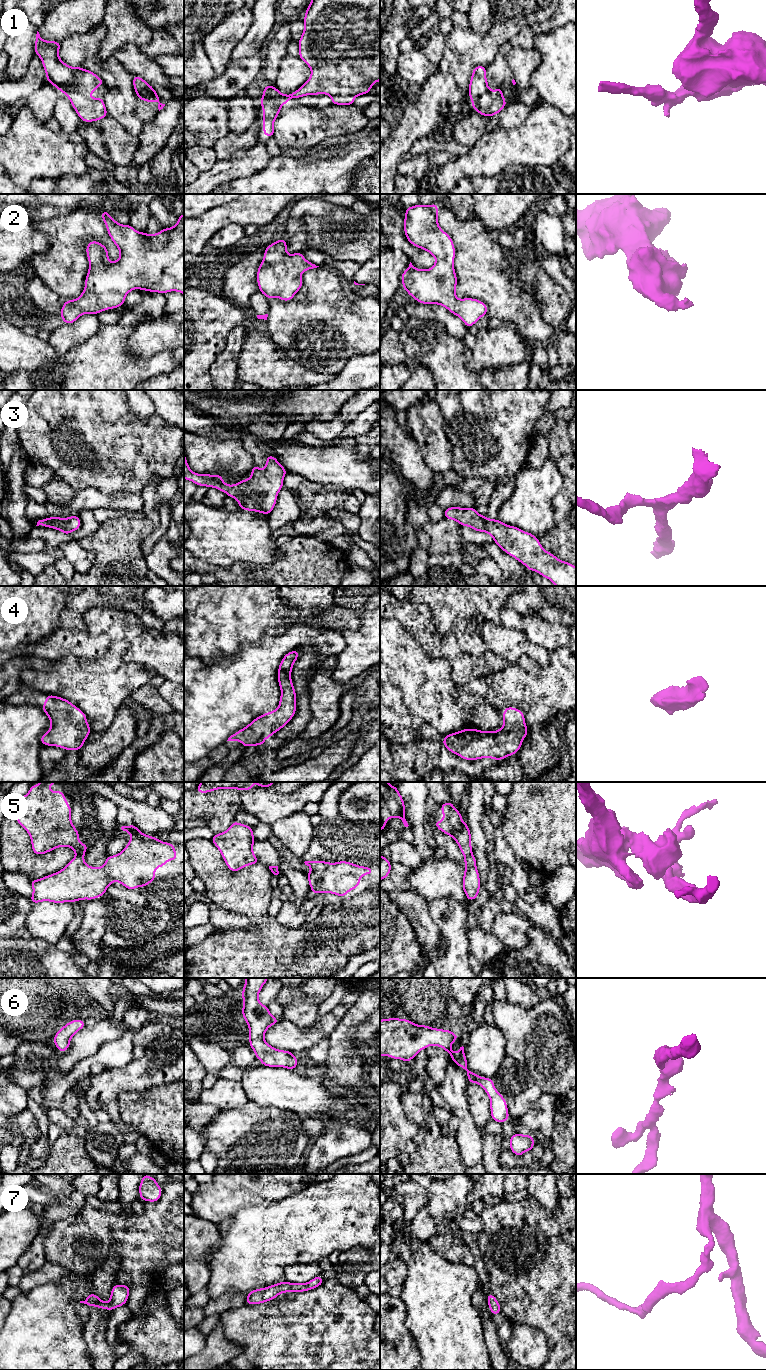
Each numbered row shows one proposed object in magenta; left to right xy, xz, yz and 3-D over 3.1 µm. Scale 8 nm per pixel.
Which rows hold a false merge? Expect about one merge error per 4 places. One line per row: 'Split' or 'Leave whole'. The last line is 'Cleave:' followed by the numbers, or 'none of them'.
1: Split
2: Leave whole
3: Leave whole
4: Leave whole
5: Split
6: Leave whole
7: Leave whole
Cleave: 1, 5

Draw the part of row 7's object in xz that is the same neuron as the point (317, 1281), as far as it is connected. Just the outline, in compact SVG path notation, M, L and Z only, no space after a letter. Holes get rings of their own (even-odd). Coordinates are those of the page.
M320 1275L316 1276L315 1278L304 1284L289 1283L287 1281L282 1281L281 1283L276 1283L272 1286L251 1290L247 1294L246 1304L249 1305L261 1304L275 1299L281 1293L287 1293L290 1291L296 1293L310 1291L322 1285L323 1282L324 1280Z

